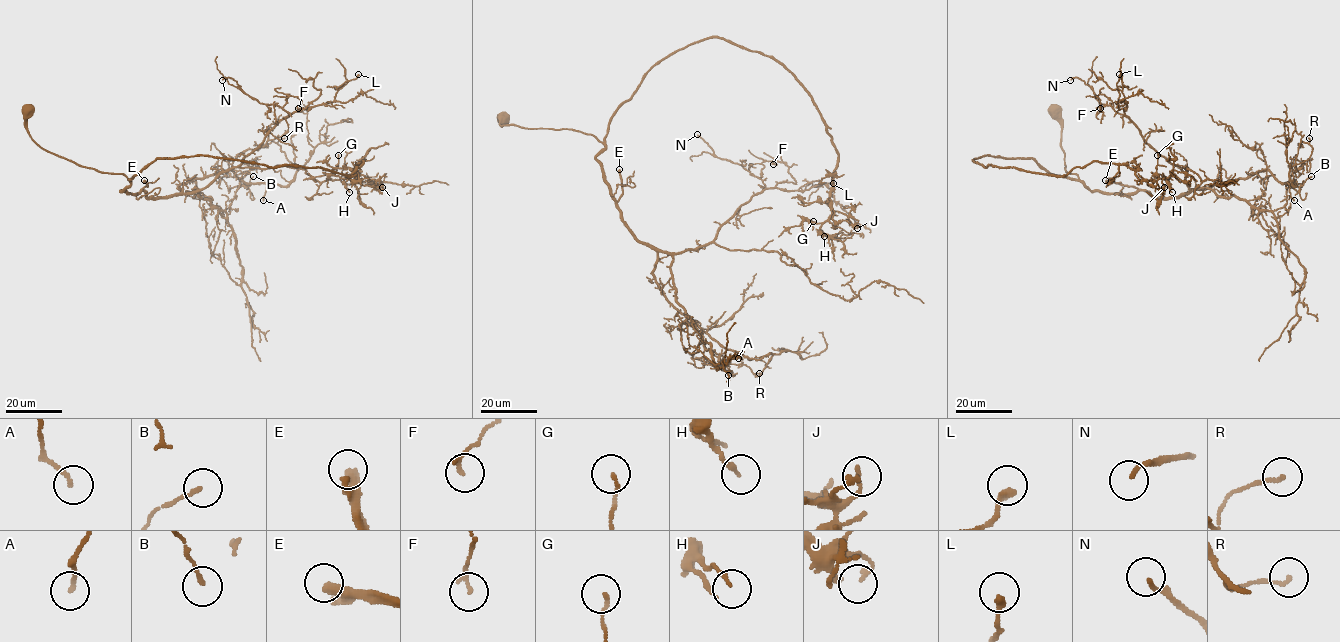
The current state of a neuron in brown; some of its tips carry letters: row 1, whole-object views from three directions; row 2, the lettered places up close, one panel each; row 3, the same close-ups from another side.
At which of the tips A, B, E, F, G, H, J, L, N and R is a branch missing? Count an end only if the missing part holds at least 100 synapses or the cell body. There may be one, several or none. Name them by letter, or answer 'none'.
E

